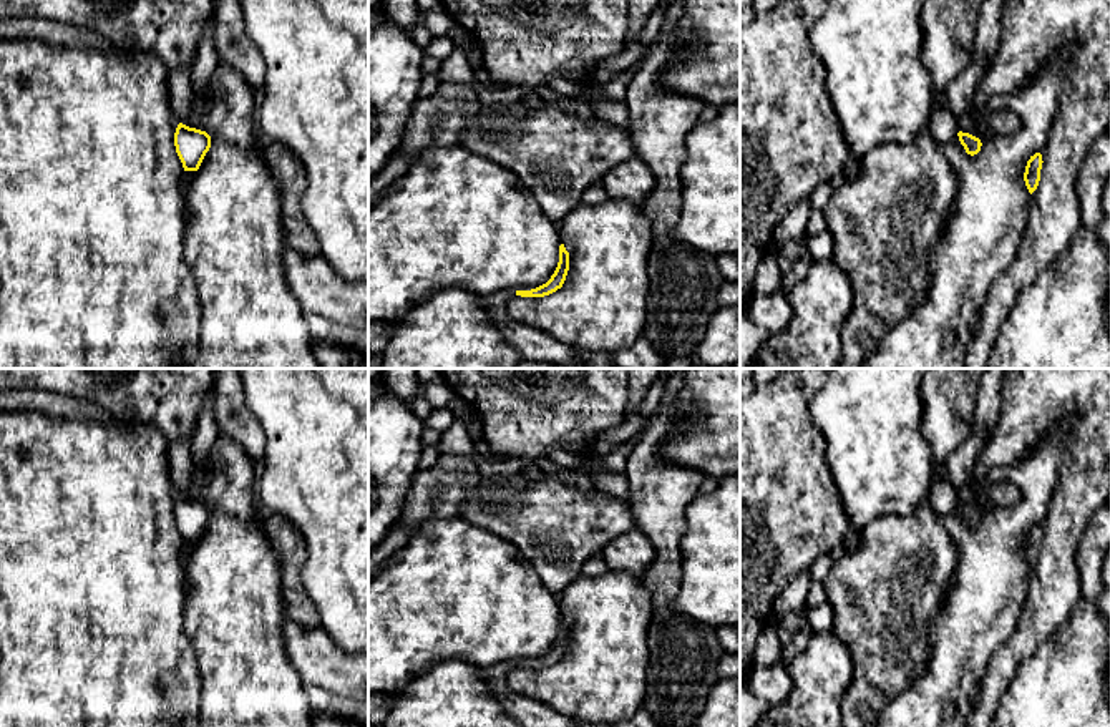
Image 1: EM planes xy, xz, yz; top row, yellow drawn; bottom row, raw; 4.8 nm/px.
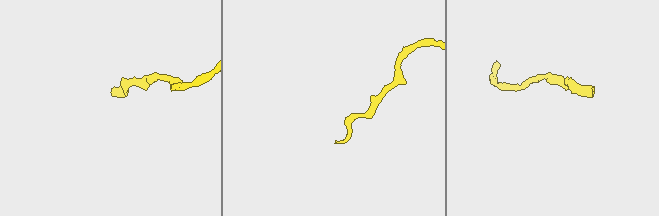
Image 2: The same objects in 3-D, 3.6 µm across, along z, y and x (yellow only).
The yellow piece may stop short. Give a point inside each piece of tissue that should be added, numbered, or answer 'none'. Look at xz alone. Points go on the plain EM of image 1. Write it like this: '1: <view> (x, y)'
1: xz (528, 712)

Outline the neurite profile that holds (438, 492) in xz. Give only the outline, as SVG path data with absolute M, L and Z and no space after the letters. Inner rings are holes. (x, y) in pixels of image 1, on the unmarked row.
M441 453L435 466L411 478L398 523L415 533L425 521L461 515L461 503L481 480L470 456Z

